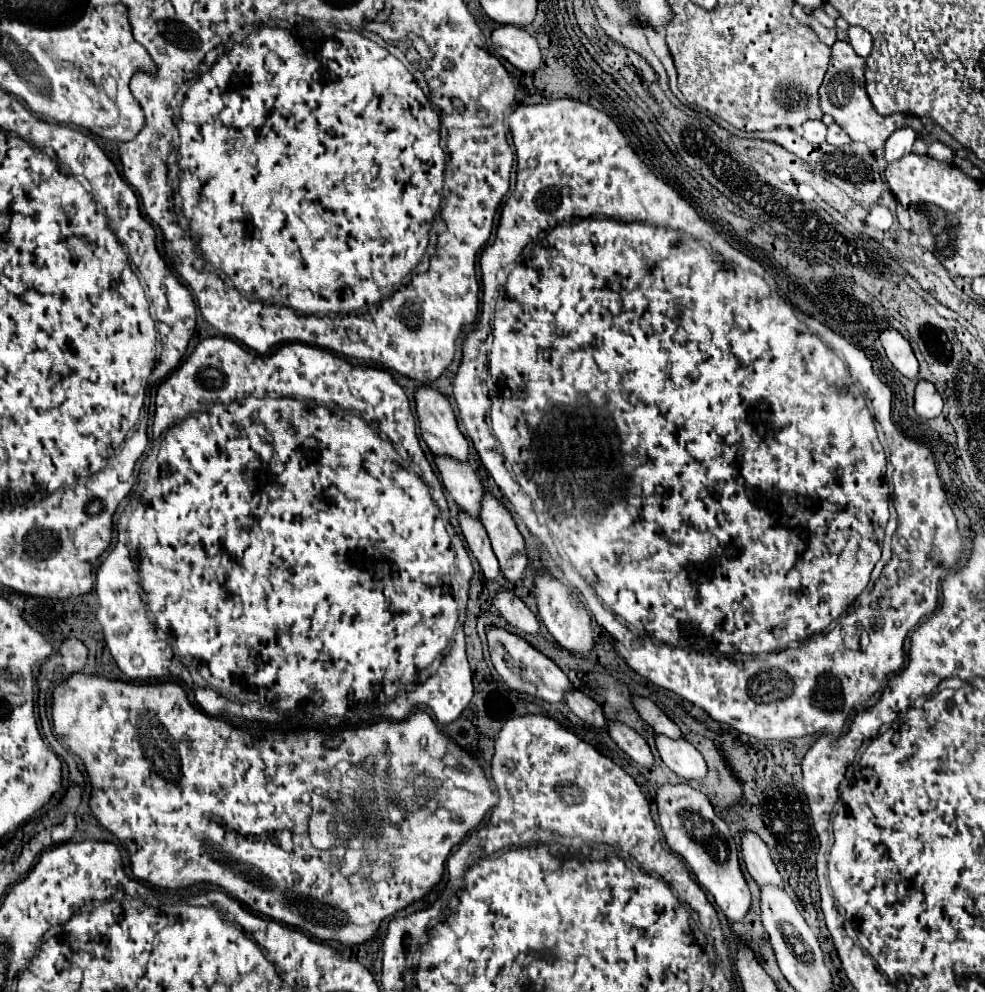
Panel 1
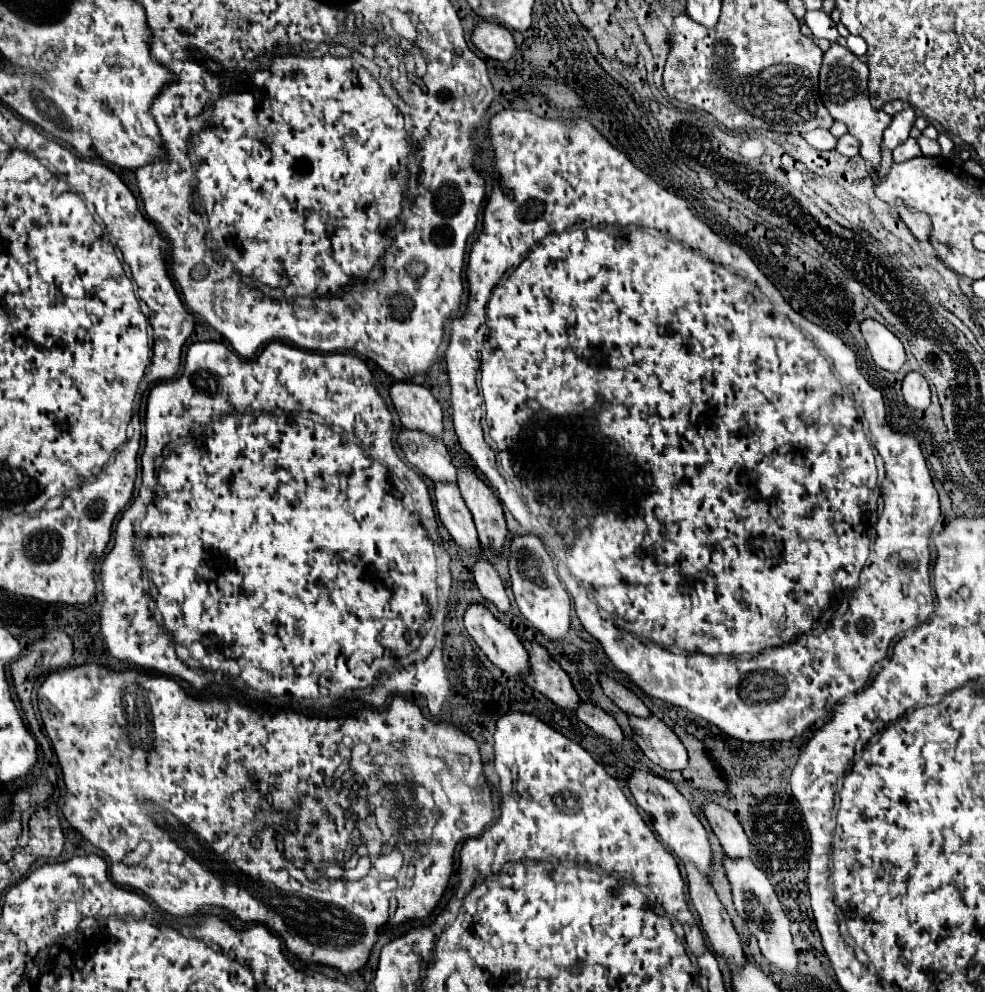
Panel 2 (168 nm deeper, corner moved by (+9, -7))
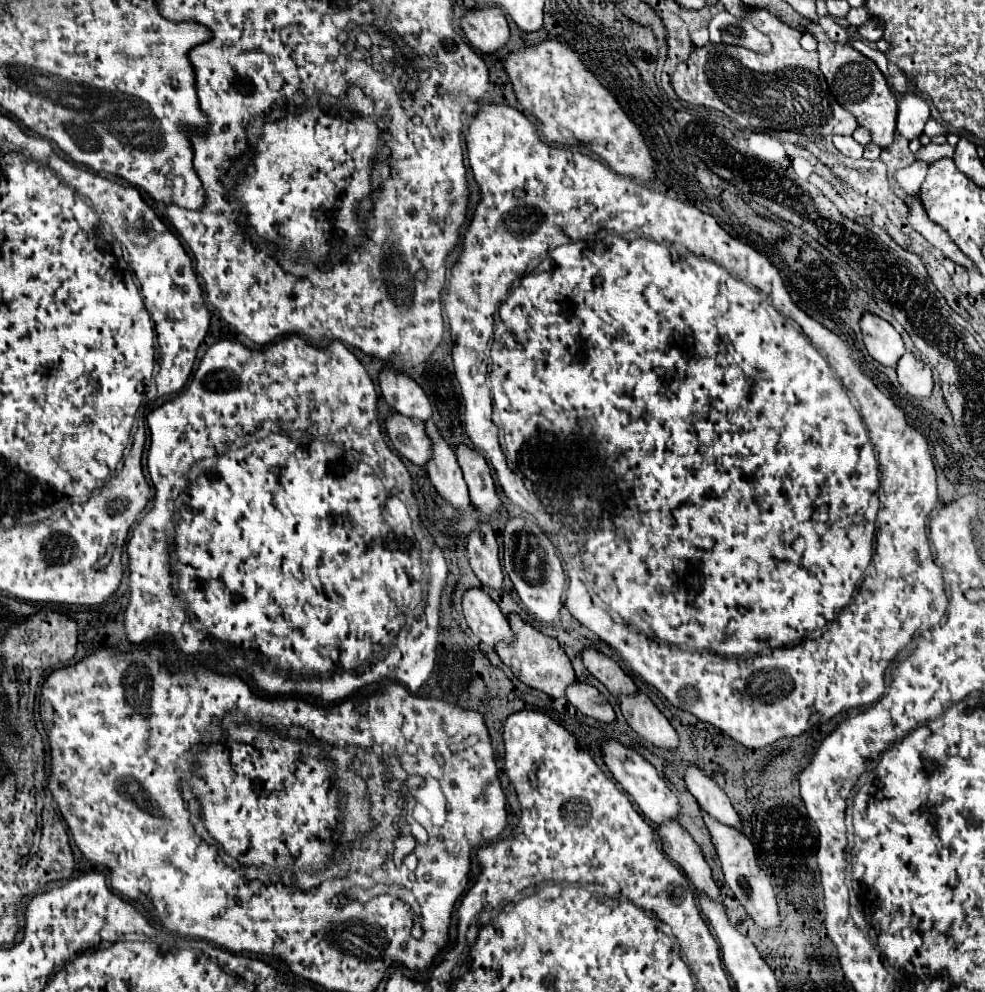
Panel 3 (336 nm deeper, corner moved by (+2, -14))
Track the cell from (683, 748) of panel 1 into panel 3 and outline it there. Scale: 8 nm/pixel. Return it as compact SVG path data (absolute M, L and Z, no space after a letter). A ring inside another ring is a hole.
M638 691L638 699L622 699L620 709L626 723L652 747L662 751L678 749L678 733L642 691Z

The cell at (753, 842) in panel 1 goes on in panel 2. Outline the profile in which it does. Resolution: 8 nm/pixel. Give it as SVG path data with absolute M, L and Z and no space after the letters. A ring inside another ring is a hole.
M707 800L707 802L703 802L703 814L705 814L711 830L719 838L725 854L729 854L731 858L749 856L749 848L751 848L749 840L733 812L729 812L727 808L723 808L717 802Z

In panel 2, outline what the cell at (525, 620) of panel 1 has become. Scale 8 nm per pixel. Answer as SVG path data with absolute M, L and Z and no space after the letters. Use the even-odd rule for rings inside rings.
M481 556L477 558L477 562L473 564L473 576L475 576L475 584L481 590L481 594L485 598L489 598L501 612L509 612L509 598L505 594L505 586L497 574L497 570L491 566L491 562L483 560Z

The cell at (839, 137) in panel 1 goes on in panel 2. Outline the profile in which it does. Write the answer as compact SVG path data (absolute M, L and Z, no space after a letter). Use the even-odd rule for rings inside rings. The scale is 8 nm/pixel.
M845 134L839 138L839 144L835 150L839 150L843 156L857 156L859 154L859 140L855 140L855 136L851 136L851 134Z

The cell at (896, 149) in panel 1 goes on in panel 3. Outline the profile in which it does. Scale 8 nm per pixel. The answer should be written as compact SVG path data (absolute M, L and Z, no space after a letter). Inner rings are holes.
M902 95L898 103L898 123L896 131L906 141L914 141L922 135L924 123L930 117L928 103L918 95Z

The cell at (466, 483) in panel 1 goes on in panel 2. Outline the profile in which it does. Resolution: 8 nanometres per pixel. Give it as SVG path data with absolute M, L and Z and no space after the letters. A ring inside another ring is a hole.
M401 428L397 434L397 444L407 462L413 464L421 474L429 476L433 482L457 480L457 468L453 466L443 440L435 440L435 436Z

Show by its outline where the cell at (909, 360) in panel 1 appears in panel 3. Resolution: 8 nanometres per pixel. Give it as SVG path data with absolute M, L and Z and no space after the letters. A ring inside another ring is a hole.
M870 313L860 319L860 327L870 357L884 367L896 367L904 355L904 341L900 333L888 321Z

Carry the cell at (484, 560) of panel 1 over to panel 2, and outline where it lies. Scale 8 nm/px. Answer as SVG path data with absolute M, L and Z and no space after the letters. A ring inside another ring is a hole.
M435 484L435 504L439 510L439 518L451 532L453 540L459 546L477 554L479 552L477 530L471 512L465 508L463 496L459 494L459 488L455 484Z

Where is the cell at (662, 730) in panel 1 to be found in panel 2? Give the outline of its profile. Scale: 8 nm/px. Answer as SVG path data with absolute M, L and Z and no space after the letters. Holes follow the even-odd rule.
M599 674L599 682L603 692L627 714L635 714L635 716L649 716L649 708L641 702L639 696L635 696L629 688L621 686L617 680L613 680L607 674Z

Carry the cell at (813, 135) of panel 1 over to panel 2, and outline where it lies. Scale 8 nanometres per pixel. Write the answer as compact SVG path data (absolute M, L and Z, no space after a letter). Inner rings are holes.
M825 128L811 130L811 132L803 134L803 138L805 138L811 146L815 146L817 150L833 150L835 144L837 144L837 138L835 138L829 130L825 130Z

